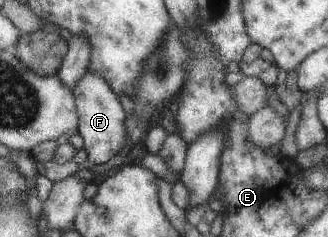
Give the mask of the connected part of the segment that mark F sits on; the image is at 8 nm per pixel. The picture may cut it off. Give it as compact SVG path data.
M86 67L84 75L78 79L78 83L72 87L71 91L76 117L78 117L76 134L82 137L88 161L91 161L94 166L108 163L111 159L121 161L122 145L126 143L126 128L124 127L126 114L122 110L118 97L108 87L106 79L102 79L102 75L94 71L88 71Z

